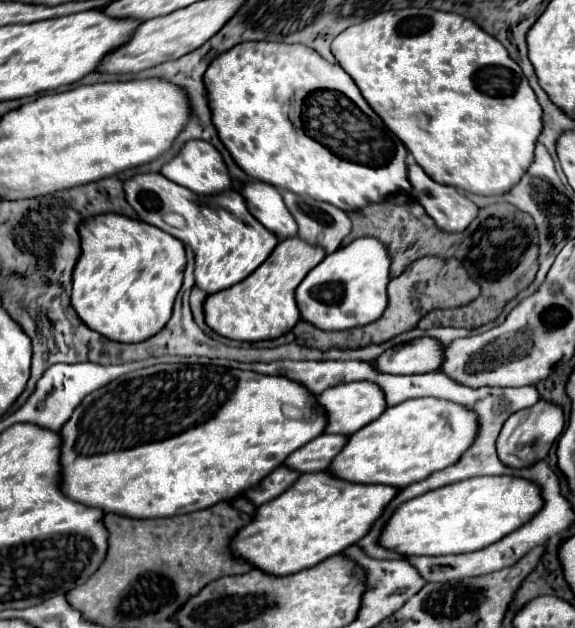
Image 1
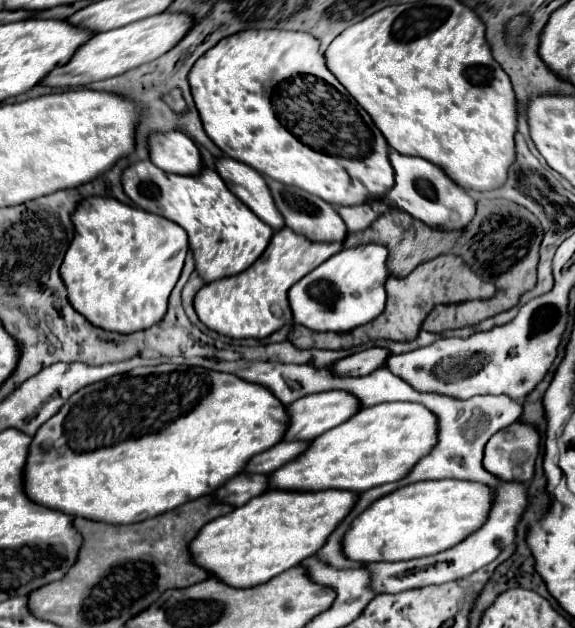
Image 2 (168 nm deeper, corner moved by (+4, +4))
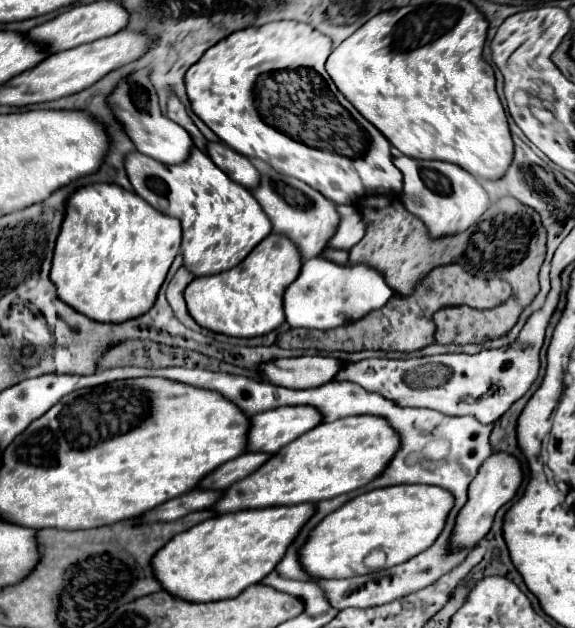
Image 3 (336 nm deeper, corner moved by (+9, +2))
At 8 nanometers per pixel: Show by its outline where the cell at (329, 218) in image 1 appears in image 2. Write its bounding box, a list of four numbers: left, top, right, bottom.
[267,180,347,242]

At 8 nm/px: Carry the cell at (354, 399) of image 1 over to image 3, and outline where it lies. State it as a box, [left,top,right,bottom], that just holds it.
[248,406,322,454]

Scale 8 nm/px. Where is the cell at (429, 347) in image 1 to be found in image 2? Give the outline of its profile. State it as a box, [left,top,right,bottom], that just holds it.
[331,348,389,376]

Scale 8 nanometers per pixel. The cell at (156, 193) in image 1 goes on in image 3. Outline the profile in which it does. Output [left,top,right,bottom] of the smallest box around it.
[126,146,272,276]

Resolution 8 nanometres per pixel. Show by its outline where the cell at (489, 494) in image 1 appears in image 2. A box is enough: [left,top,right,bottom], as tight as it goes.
[343,480,493,562]

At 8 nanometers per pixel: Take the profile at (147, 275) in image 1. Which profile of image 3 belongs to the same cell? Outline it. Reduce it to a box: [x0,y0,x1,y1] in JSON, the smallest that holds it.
[52,184,182,322]

